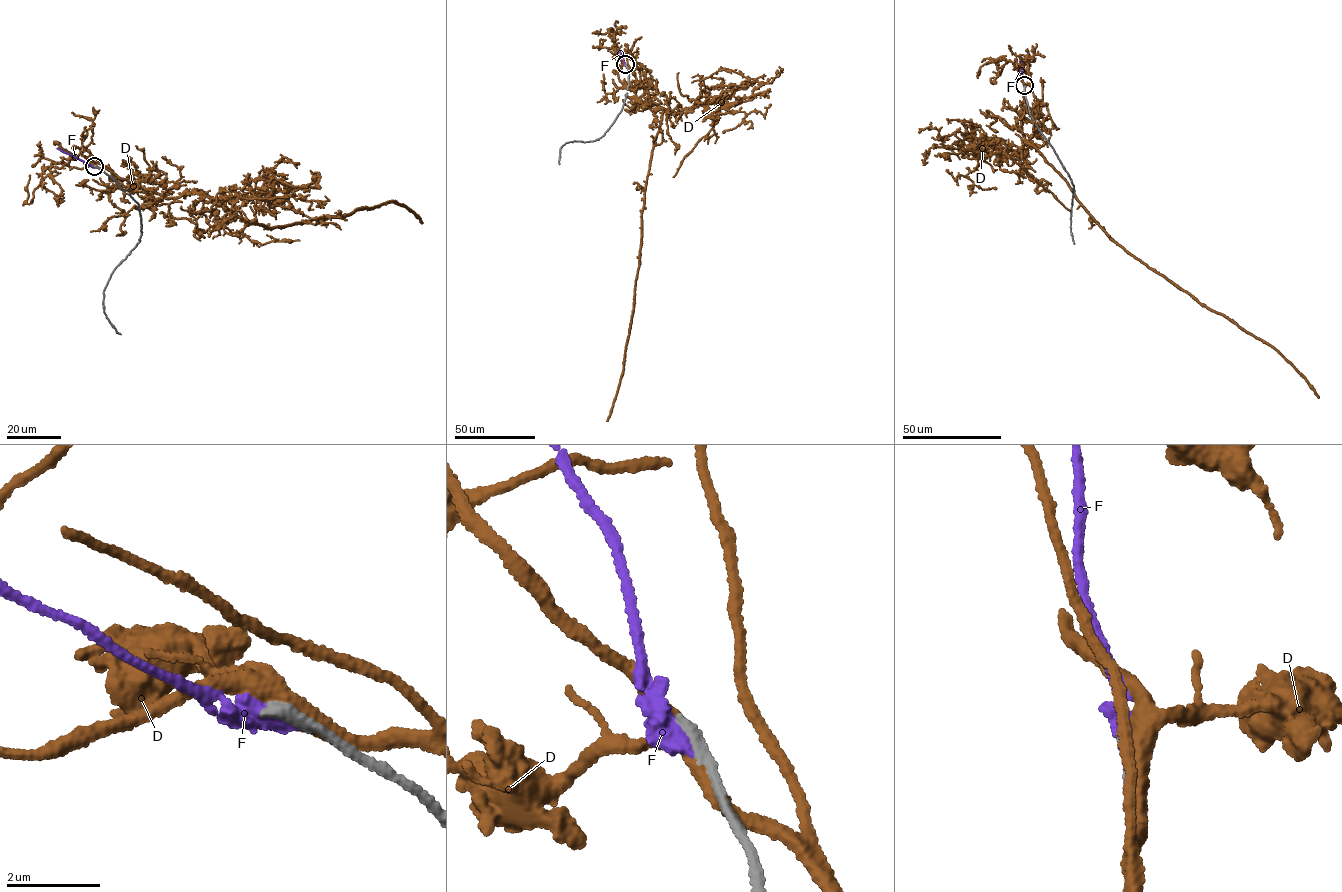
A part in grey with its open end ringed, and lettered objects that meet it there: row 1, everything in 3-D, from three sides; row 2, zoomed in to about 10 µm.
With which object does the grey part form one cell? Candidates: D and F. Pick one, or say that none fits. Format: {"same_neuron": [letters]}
{"same_neuron": []}

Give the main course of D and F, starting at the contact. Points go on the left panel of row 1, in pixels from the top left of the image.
D: (97, 167), (167, 198), (199, 189), (239, 216), (265, 227), (341, 216), (391, 200), (404, 204), (422, 223)
F: (95, 167), (57, 148)

